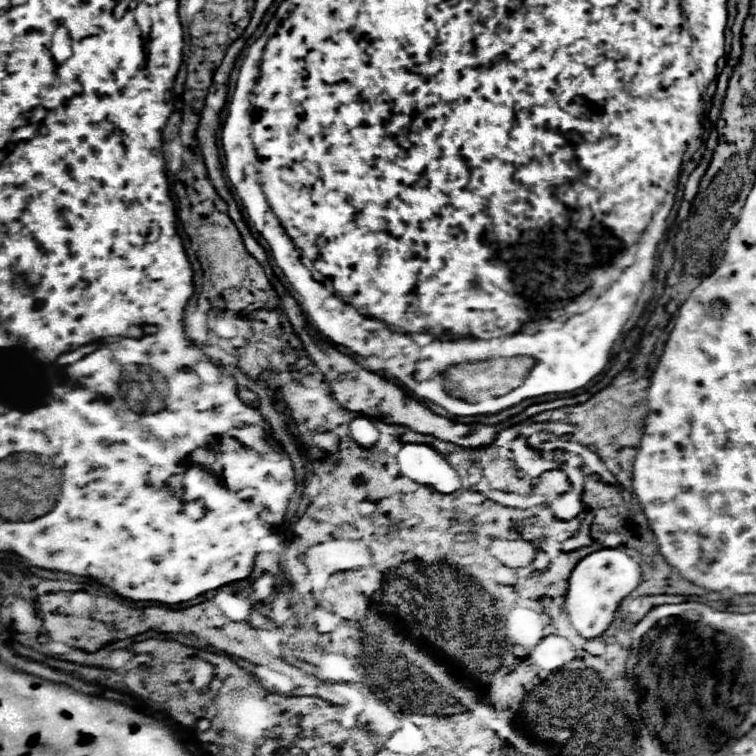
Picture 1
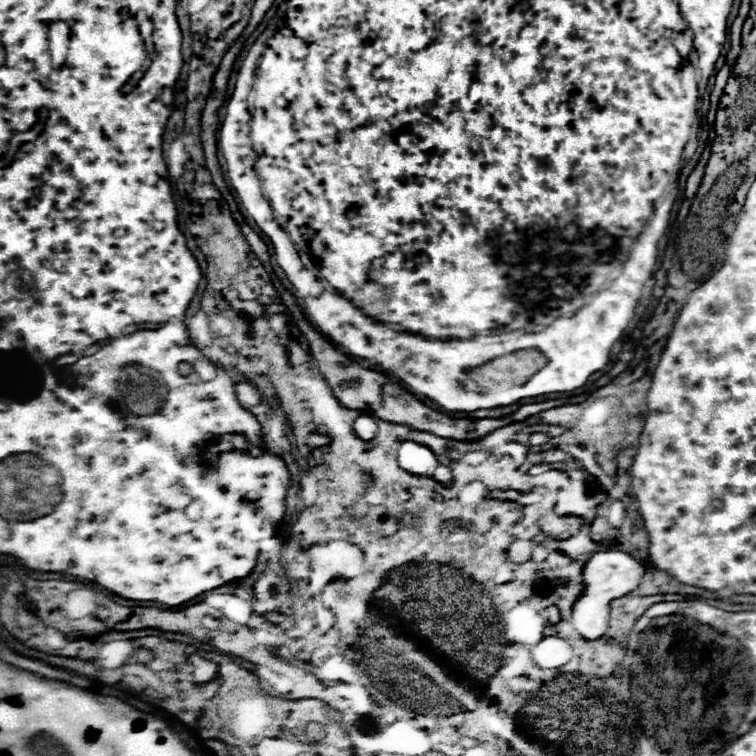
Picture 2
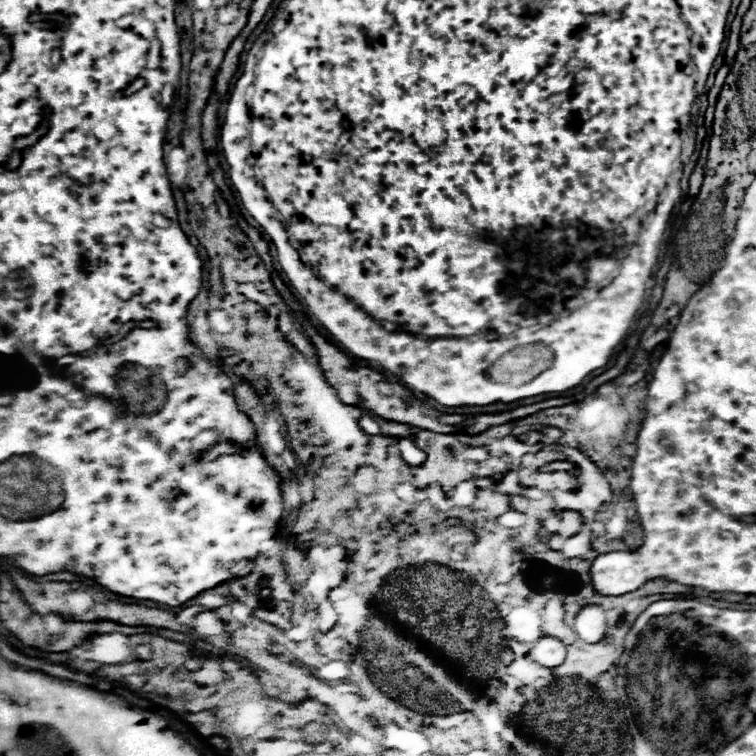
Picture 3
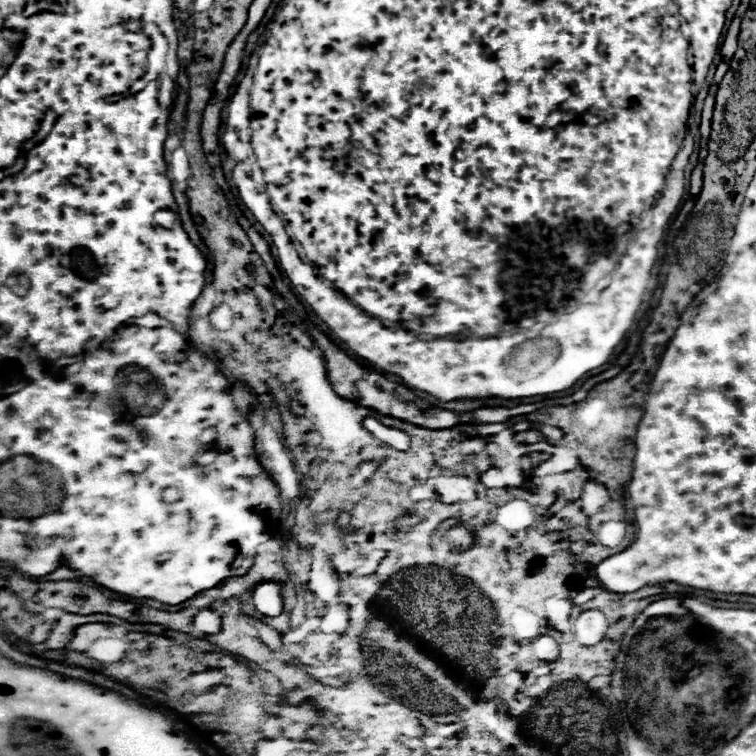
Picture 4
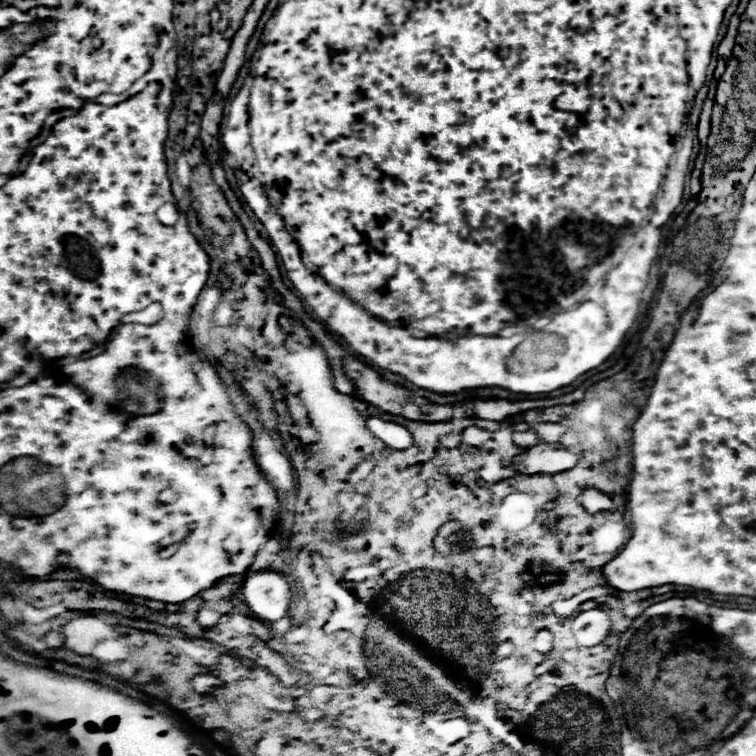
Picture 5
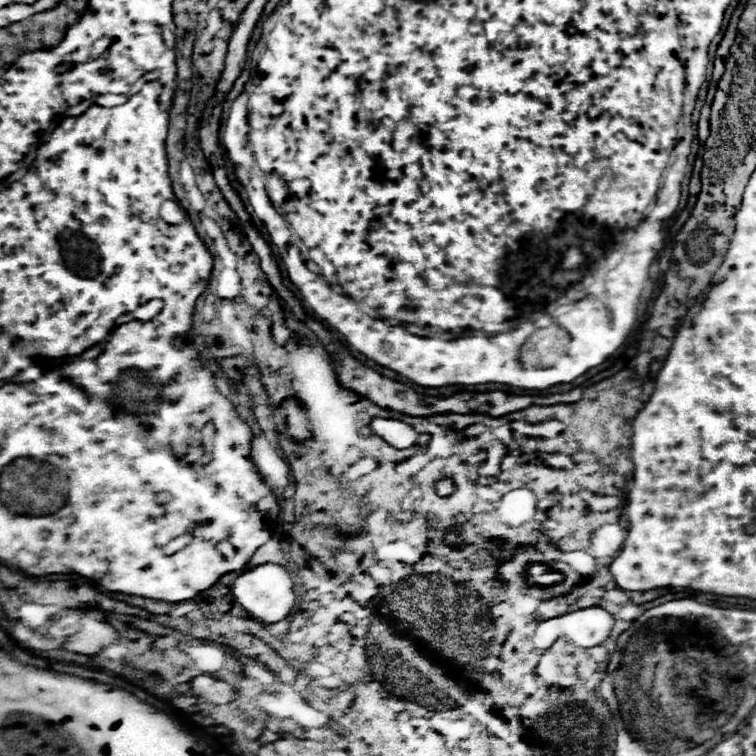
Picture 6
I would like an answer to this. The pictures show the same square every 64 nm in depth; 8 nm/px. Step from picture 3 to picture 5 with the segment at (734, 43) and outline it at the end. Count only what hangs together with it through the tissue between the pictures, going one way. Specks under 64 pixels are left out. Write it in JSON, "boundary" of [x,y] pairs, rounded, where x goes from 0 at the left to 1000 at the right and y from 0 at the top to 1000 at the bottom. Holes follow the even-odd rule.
{"boundary":[[[966,32],[958,53],[955,53],[952,61],[950,61],[950,71],[952,71],[955,77],[966,77],[968,63],[971,63],[971,50],[974,50],[974,32]]]}

